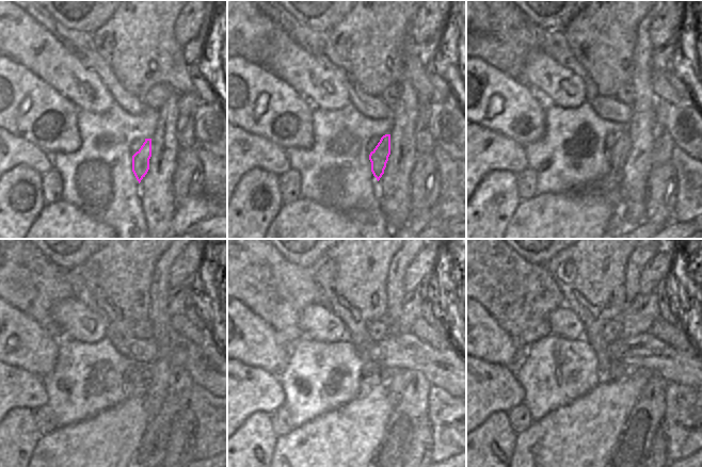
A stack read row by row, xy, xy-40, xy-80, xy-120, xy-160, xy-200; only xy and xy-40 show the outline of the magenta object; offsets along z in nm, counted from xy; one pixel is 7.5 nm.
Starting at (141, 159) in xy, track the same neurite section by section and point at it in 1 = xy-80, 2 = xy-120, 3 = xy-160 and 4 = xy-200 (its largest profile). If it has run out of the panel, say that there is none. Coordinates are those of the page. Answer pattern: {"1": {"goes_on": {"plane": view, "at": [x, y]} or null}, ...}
{"1": {"goes_on": {"plane": "xy-80", "at": [619, 154]}}, "2": {"goes_on": {"plane": "xy-120", "at": [141, 383]}}, "3": {"goes_on": {"plane": "xy-160", "at": [378, 379]}}, "4": {"goes_on": {"plane": "xy-200", "at": [618, 369]}}}

